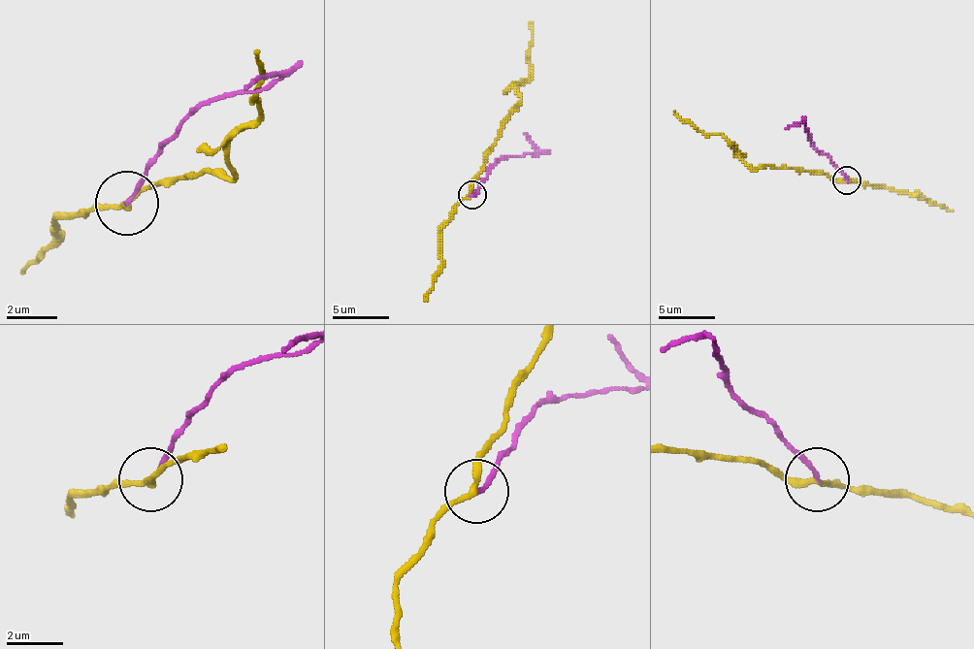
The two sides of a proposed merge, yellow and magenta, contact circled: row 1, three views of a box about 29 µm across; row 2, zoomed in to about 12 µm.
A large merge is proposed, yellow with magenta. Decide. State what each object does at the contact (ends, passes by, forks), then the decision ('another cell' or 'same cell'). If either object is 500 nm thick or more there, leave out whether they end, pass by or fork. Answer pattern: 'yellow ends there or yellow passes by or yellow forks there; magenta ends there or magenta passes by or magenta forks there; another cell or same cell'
yellow passes by; magenta ends there; another cell

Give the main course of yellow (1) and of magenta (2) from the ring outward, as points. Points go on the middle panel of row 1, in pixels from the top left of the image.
1: (472, 196), (472, 178), (484, 164), (484, 153), (521, 99), (518, 85), (533, 77), (530, 46), (533, 22)
2: (472, 196), (496, 162), (535, 153), (535, 145), (524, 133)

